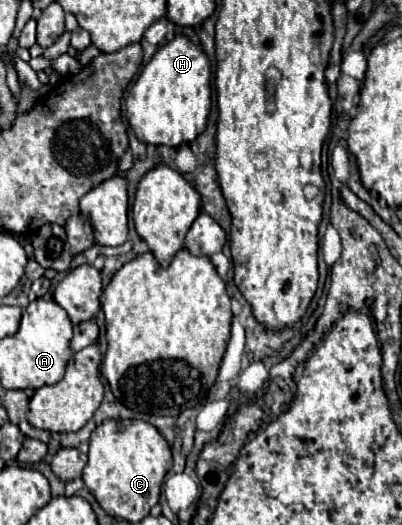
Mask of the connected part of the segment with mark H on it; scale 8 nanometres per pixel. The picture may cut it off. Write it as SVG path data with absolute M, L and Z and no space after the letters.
M177 35L159 47L153 59L143 67L139 79L131 87L133 99L125 101L127 119L143 143L179 147L193 143L205 131L211 109L211 65L203 49L185 35Z

